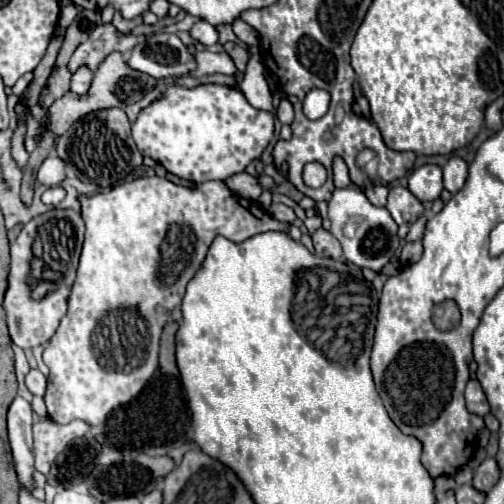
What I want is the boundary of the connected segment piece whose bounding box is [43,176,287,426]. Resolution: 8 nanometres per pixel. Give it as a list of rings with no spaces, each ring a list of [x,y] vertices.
[[[143,176],[119,184],[109,192],[79,196],[79,202],[85,222],[85,242],[69,298],[69,310],[43,352],[43,360],[51,370],[45,404],[49,418],[59,424],[83,420],[95,426],[101,424],[111,410],[135,398],[157,370],[159,336],[169,318],[167,314],[181,304],[185,286],[199,270],[213,238],[225,236],[233,242],[243,242],[259,232],[287,230],[287,224],[271,218],[255,200],[237,198],[223,182],[205,182],[191,190],[165,178]]]

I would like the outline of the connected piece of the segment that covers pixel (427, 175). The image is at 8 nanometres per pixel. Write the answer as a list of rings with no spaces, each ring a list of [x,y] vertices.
[[[423,164],[409,174],[409,190],[421,200],[431,202],[441,196],[443,176],[437,164]]]

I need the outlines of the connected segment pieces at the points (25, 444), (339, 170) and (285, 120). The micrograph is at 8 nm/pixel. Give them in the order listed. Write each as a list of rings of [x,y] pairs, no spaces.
[[[17,396],[7,410],[7,430],[9,430],[9,442],[11,442],[19,482],[29,488],[33,488],[33,480],[31,480],[31,474],[33,474],[31,426],[33,426],[31,404],[25,398]]]
[[[335,156],[335,162],[333,162],[333,180],[335,180],[335,188],[351,186],[351,180],[349,180],[349,174],[347,174],[347,166],[345,166],[343,158],[339,158],[339,156]]]
[[[287,98],[281,100],[281,104],[277,108],[277,118],[279,118],[281,124],[291,124],[293,122],[293,106]]]

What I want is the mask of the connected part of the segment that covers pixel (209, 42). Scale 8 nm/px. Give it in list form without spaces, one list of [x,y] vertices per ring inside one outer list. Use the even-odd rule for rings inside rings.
[[[199,20],[189,32],[191,32],[193,40],[197,40],[197,42],[201,42],[201,44],[205,44],[205,46],[213,46],[213,44],[219,40],[217,28],[213,28],[211,24],[207,24],[205,20]]]

